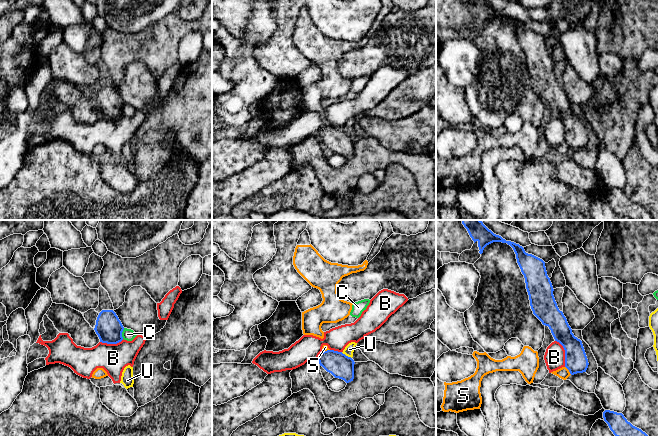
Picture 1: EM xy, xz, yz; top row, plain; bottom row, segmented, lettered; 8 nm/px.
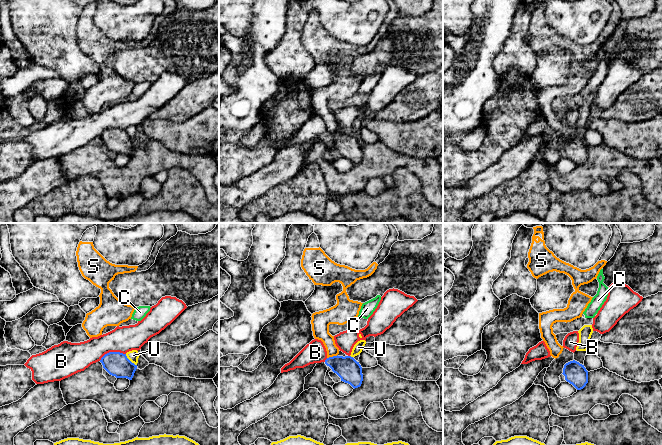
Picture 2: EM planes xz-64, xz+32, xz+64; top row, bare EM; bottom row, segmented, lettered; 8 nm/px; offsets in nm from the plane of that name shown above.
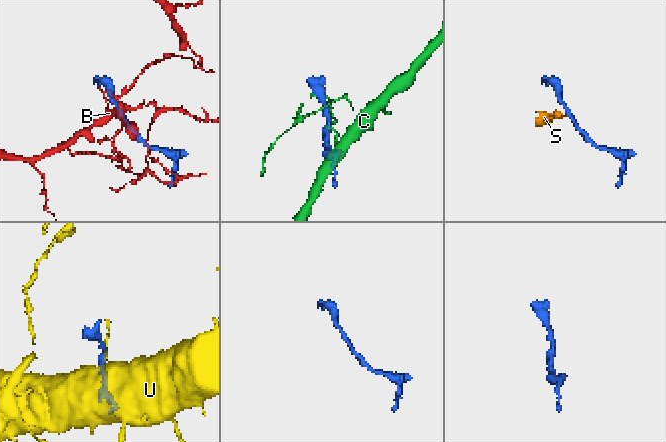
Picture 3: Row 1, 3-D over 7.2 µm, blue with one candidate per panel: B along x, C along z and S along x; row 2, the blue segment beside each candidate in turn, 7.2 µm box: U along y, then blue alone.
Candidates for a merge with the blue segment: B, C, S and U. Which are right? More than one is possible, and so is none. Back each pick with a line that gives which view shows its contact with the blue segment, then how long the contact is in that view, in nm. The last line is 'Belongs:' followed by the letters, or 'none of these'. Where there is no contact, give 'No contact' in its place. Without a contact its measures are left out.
Belongs: none of these

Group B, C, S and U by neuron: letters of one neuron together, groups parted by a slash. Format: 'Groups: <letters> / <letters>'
Groups: B / C / S / U

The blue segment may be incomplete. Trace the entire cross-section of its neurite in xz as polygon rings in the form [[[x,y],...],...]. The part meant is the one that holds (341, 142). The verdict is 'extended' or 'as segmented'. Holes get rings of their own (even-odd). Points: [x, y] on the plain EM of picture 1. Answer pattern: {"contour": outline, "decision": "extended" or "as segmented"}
{"contour": [[[327,126],[321,128],[317,134],[320,142],[335,154],[344,156],[346,159],[354,155],[354,136],[342,128]]], "decision": "as segmented"}

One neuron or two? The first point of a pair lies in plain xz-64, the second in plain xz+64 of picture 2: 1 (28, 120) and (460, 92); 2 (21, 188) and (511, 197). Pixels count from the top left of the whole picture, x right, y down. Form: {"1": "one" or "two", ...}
{"1": "one", "2": "two"}

